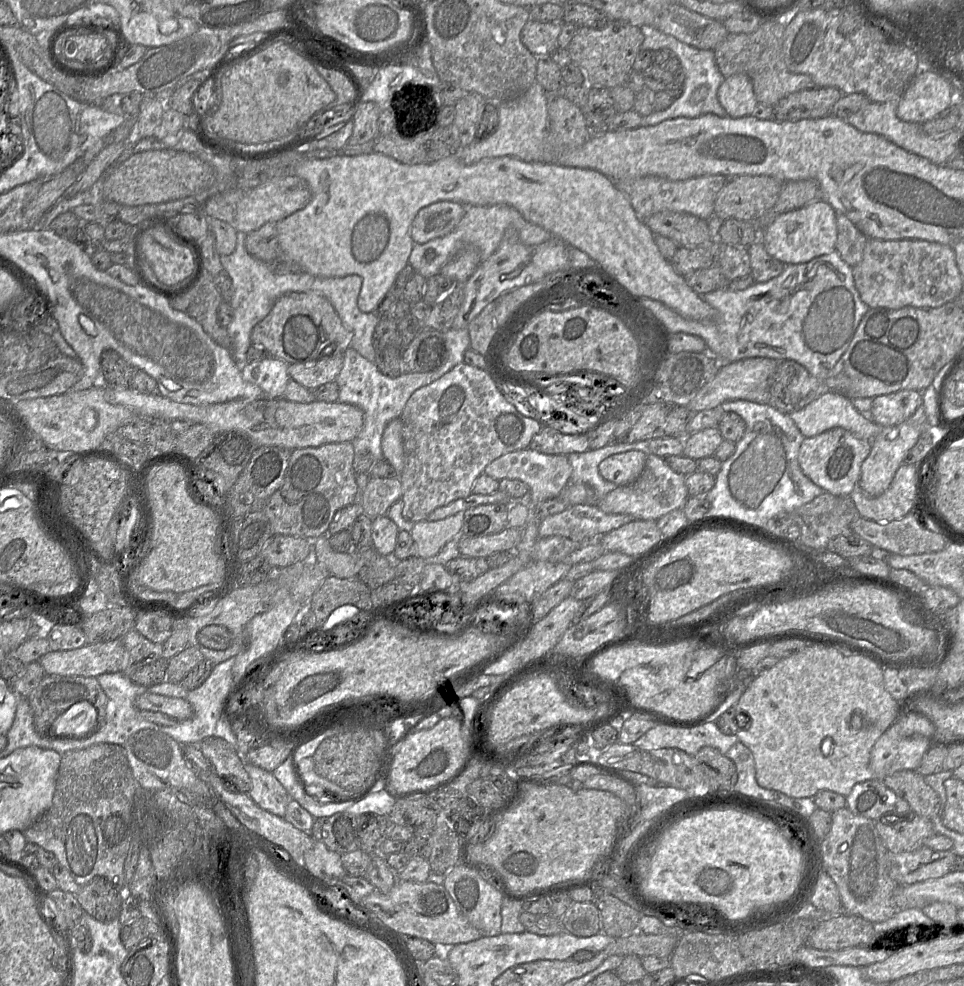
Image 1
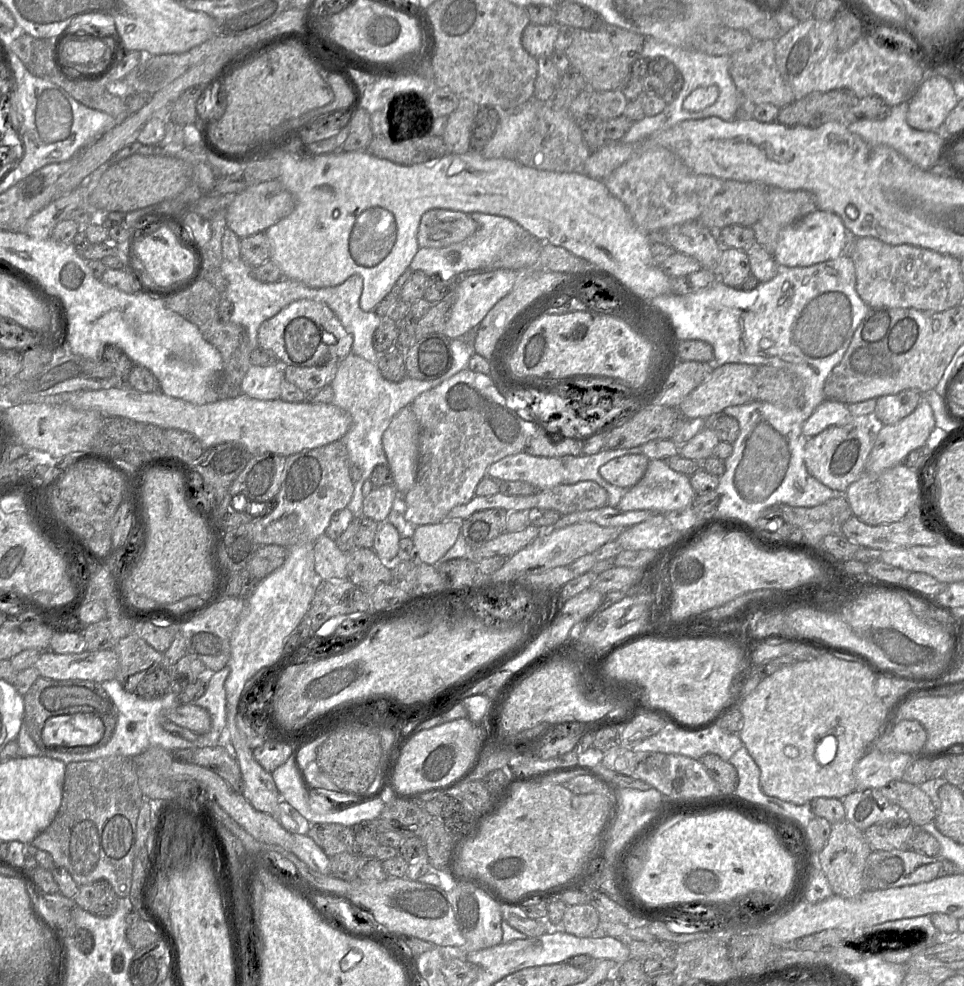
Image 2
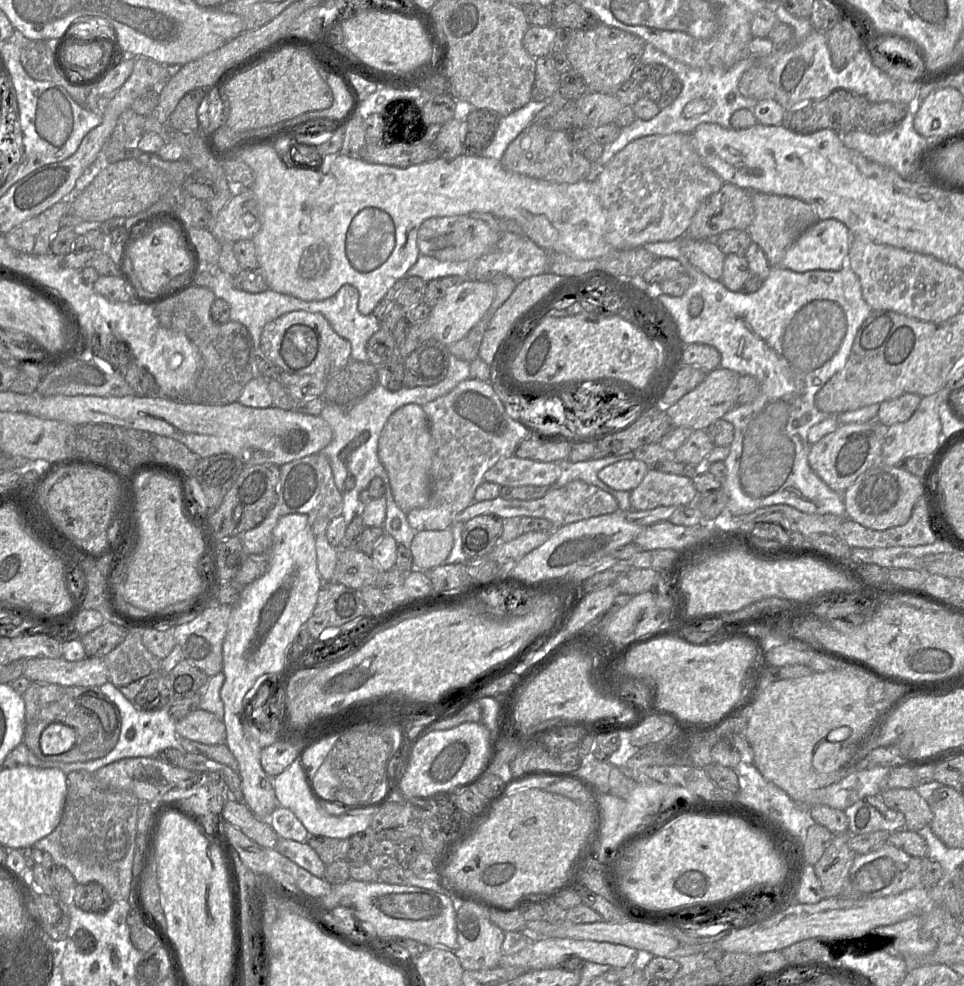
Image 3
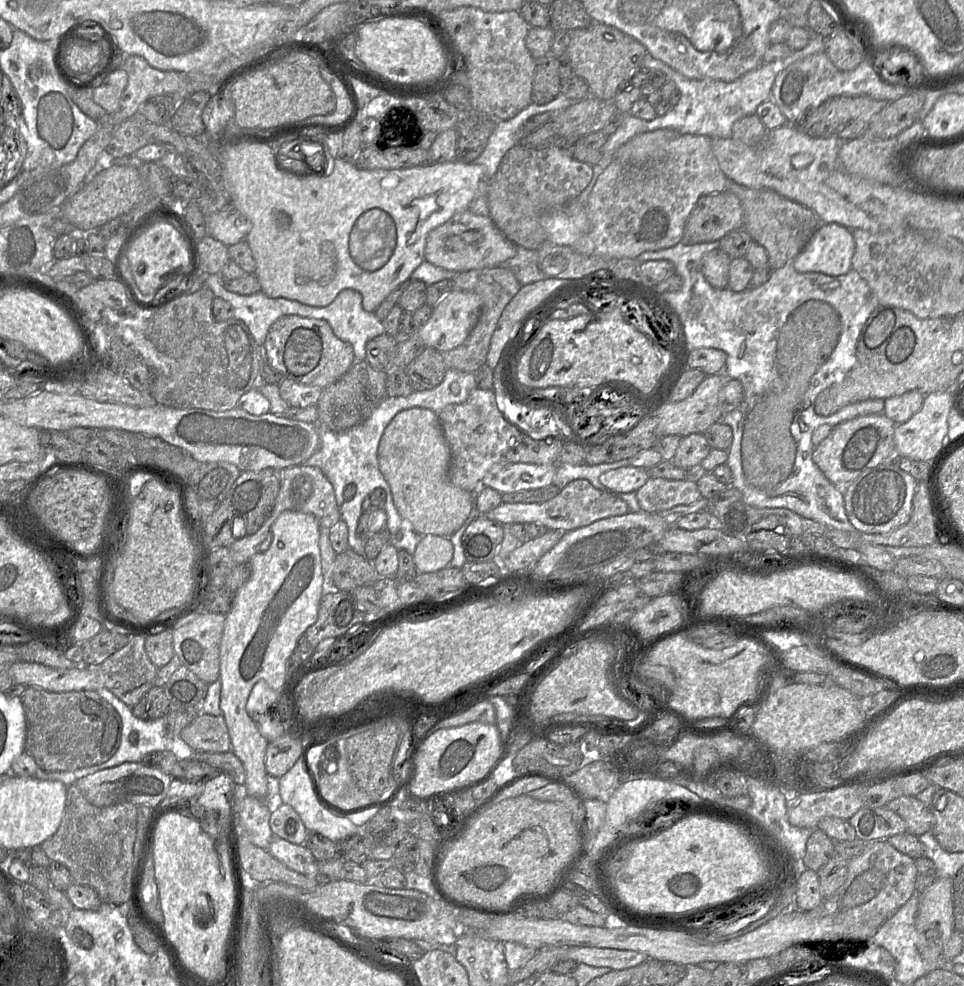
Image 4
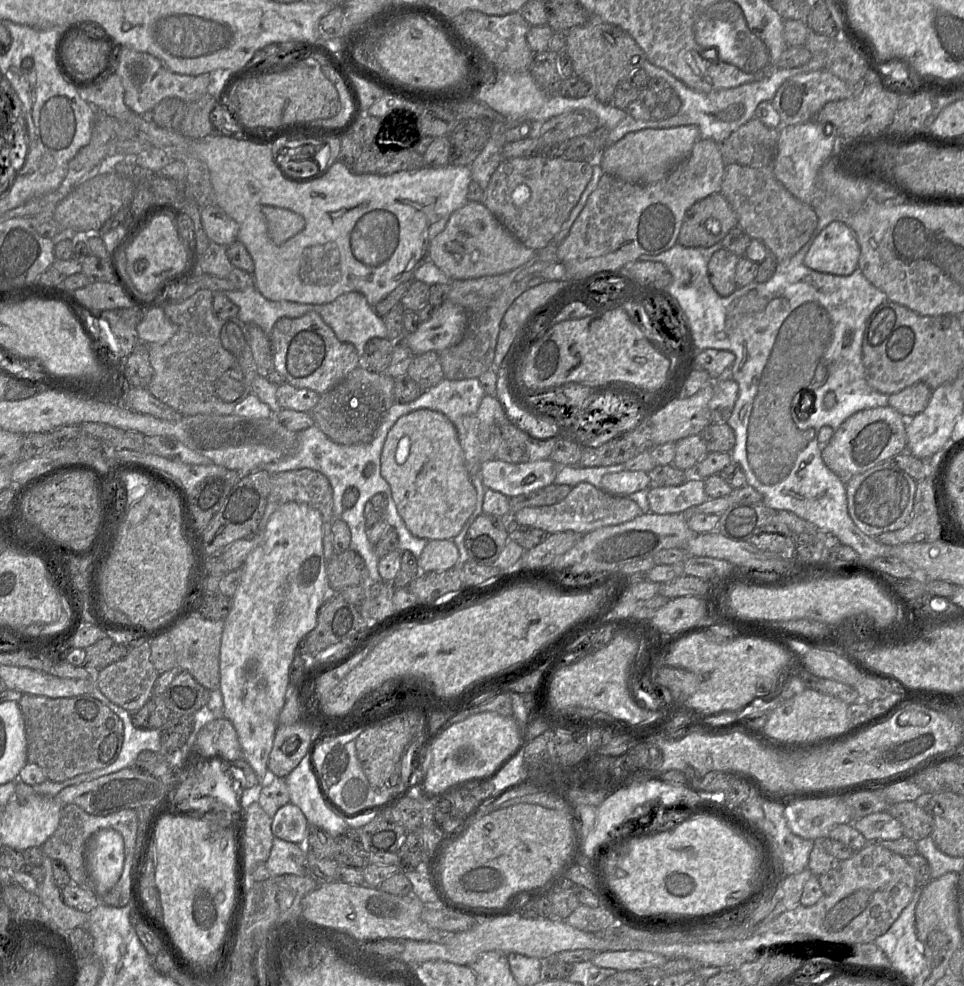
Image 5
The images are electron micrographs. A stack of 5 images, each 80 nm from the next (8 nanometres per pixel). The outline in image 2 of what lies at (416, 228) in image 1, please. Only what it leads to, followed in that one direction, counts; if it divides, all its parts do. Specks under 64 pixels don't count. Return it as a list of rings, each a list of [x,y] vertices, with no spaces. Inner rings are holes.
[[[432,209],[421,217],[417,242],[420,248],[443,248],[466,240],[476,230],[470,213]]]

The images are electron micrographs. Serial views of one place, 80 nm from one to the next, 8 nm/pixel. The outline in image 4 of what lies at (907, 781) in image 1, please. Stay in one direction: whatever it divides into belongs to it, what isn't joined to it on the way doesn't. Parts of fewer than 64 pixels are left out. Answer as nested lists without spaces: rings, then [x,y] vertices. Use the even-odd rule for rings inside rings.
[[[901,795],[888,802],[885,807],[902,817],[906,823],[906,831],[913,835],[920,836],[934,828],[935,816],[930,806],[917,796]]]

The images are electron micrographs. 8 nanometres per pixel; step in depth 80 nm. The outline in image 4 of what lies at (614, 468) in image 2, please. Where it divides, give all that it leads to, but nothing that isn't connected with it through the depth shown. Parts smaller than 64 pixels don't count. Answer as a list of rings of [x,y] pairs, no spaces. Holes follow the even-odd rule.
[[[628,465],[602,473],[599,481],[609,491],[628,493],[637,491],[646,483],[648,478],[646,469]]]

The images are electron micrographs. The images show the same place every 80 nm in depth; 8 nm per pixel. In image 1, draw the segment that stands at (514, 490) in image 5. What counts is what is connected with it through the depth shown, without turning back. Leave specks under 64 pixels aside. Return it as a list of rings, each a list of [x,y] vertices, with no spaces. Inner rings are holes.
[[[526,448],[500,456],[485,467],[484,473],[498,481],[518,479],[525,482],[529,486],[529,504],[532,505],[560,495],[570,483],[572,467],[567,455],[544,454]]]

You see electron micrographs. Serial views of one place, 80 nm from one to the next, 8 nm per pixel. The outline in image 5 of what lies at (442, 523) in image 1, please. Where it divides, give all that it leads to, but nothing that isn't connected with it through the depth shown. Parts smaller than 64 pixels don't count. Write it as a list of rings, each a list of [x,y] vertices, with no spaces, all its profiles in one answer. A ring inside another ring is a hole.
[[[452,539],[428,540],[417,559],[420,572],[443,572],[458,567],[459,552]]]

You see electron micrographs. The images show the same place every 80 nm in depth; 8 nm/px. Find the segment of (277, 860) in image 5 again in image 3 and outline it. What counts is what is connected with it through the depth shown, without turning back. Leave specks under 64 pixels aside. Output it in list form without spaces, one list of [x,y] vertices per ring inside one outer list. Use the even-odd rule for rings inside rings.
[[[279,838],[275,849],[314,876],[323,878],[326,865],[307,842]]]

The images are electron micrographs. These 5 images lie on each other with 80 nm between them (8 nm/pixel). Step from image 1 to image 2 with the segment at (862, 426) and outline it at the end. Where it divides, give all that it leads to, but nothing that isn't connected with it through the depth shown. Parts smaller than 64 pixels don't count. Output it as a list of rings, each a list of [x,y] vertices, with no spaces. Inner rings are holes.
[[[825,399],[802,424],[806,438],[813,437],[830,426],[845,426],[854,420],[854,416],[842,402]]]

